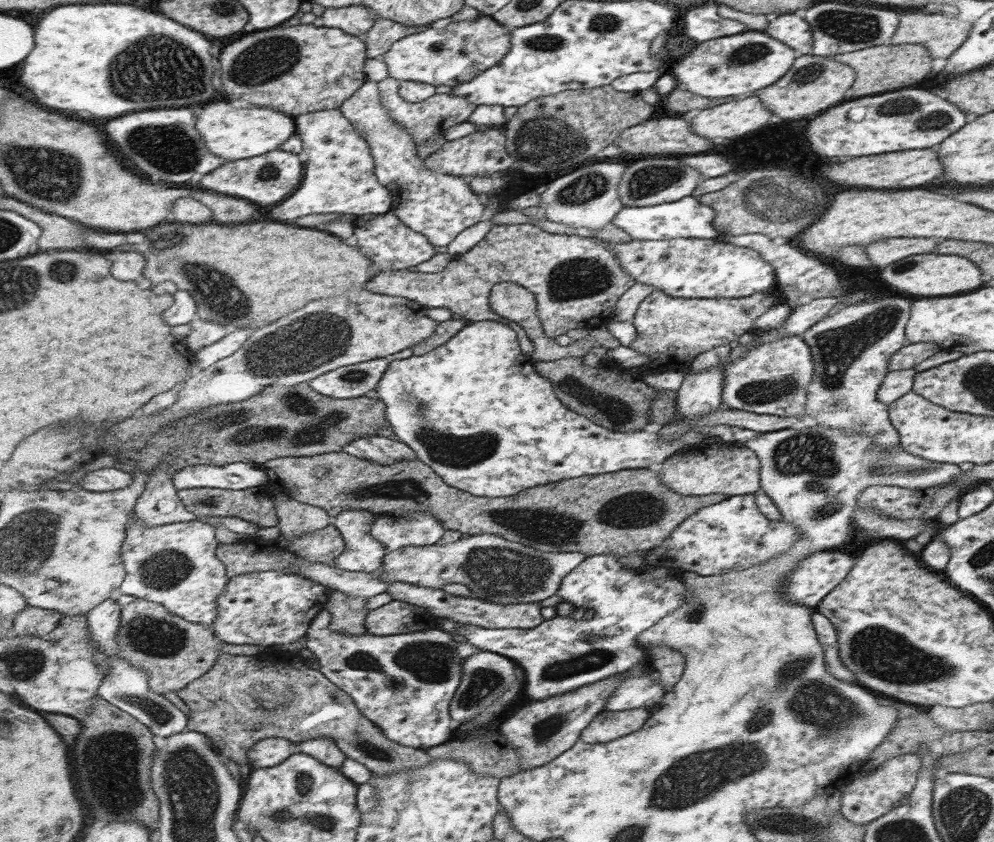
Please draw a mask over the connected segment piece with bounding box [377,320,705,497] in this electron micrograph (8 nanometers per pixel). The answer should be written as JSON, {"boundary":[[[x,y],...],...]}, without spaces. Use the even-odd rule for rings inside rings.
{"boundary":[[[471,321],[457,336],[429,353],[392,359],[377,386],[378,398],[386,404],[392,426],[389,434],[396,434],[398,441],[413,448],[415,457],[433,467],[451,487],[479,497],[512,497],[546,483],[625,469],[654,468],[674,453],[705,441],[697,428],[676,439],[666,439],[656,427],[624,433],[594,423],[570,410],[557,397],[551,379],[544,375],[518,376],[524,374],[526,364],[532,364],[520,345],[516,331],[506,323]]]}

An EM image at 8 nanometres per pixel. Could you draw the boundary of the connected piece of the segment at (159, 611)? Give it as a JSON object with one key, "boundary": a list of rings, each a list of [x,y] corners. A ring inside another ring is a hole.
{"boundary":[[[137,598],[123,610],[118,643],[122,657],[134,662],[140,670],[148,670],[153,691],[158,694],[184,690],[204,674],[209,674],[218,664],[224,646],[214,626],[186,620],[163,604],[146,598]]]}

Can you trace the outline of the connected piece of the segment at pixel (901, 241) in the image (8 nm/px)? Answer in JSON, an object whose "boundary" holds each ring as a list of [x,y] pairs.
{"boundary":[[[888,238],[865,246],[866,256],[874,266],[886,266],[906,256],[932,252],[938,244],[936,238]]]}

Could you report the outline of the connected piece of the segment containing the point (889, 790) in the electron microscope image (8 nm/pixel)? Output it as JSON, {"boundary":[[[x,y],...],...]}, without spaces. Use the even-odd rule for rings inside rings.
{"boundary":[[[904,754],[880,763],[872,773],[859,775],[841,790],[840,813],[850,822],[867,825],[896,808],[912,792],[922,763],[917,754]]]}

